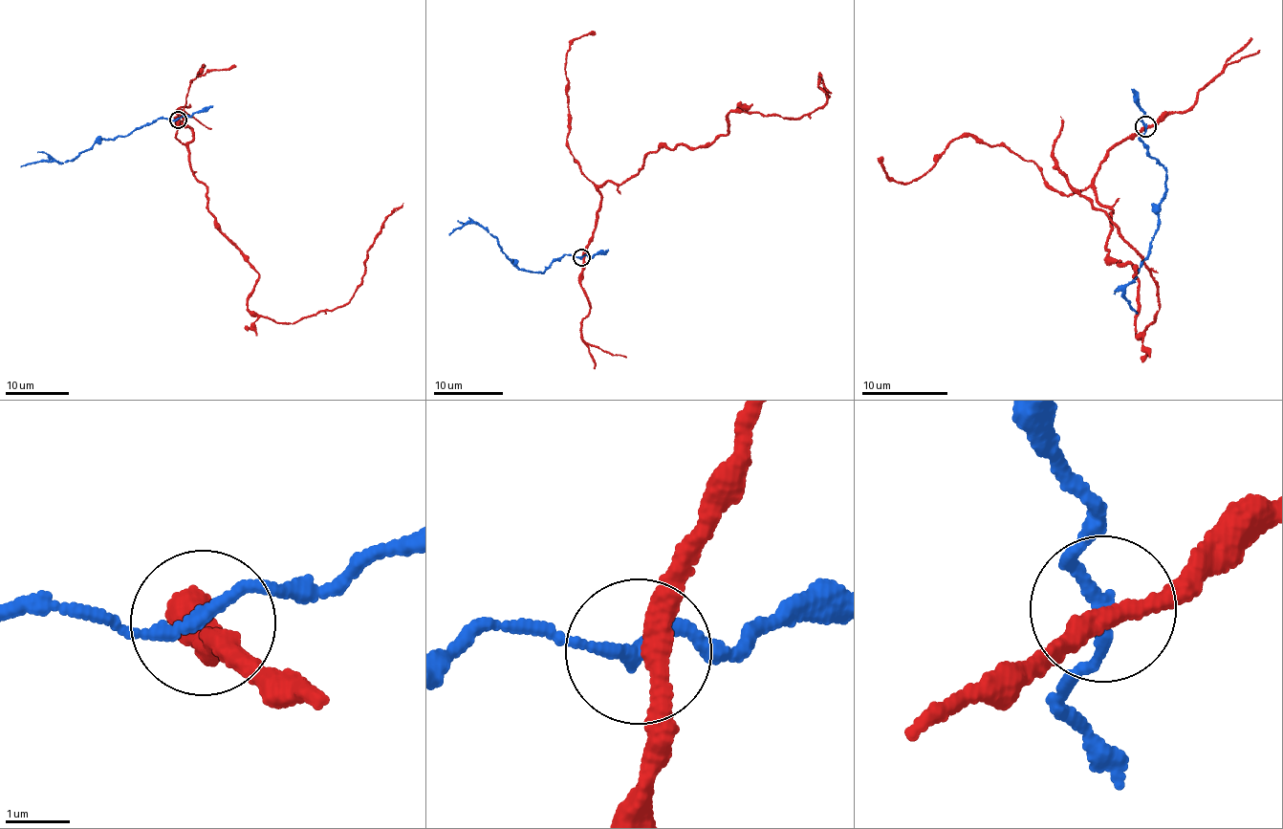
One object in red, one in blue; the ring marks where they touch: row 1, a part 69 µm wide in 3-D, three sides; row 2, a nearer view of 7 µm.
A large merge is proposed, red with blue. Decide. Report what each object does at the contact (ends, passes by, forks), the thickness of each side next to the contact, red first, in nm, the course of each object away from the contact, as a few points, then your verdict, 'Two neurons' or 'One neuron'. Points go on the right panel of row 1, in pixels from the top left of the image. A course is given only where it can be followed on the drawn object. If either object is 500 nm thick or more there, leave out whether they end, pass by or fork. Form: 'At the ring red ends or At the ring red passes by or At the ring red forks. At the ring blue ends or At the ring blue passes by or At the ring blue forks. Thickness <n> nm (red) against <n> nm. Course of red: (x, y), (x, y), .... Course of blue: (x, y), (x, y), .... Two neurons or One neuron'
At the ring red passes by. At the ring blue passes by. Thickness 300 nm (red) against 190 nm. Course of red: (1144, 127), (1095, 182), (1139, 336), (1152, 273), (1059, 169), (1061, 116). Course of blue: (1144, 127), (1141, 140), (1150, 156), (1163, 166), (1167, 178), (1147, 257), (1122, 295), (1138, 313). Two neurons

